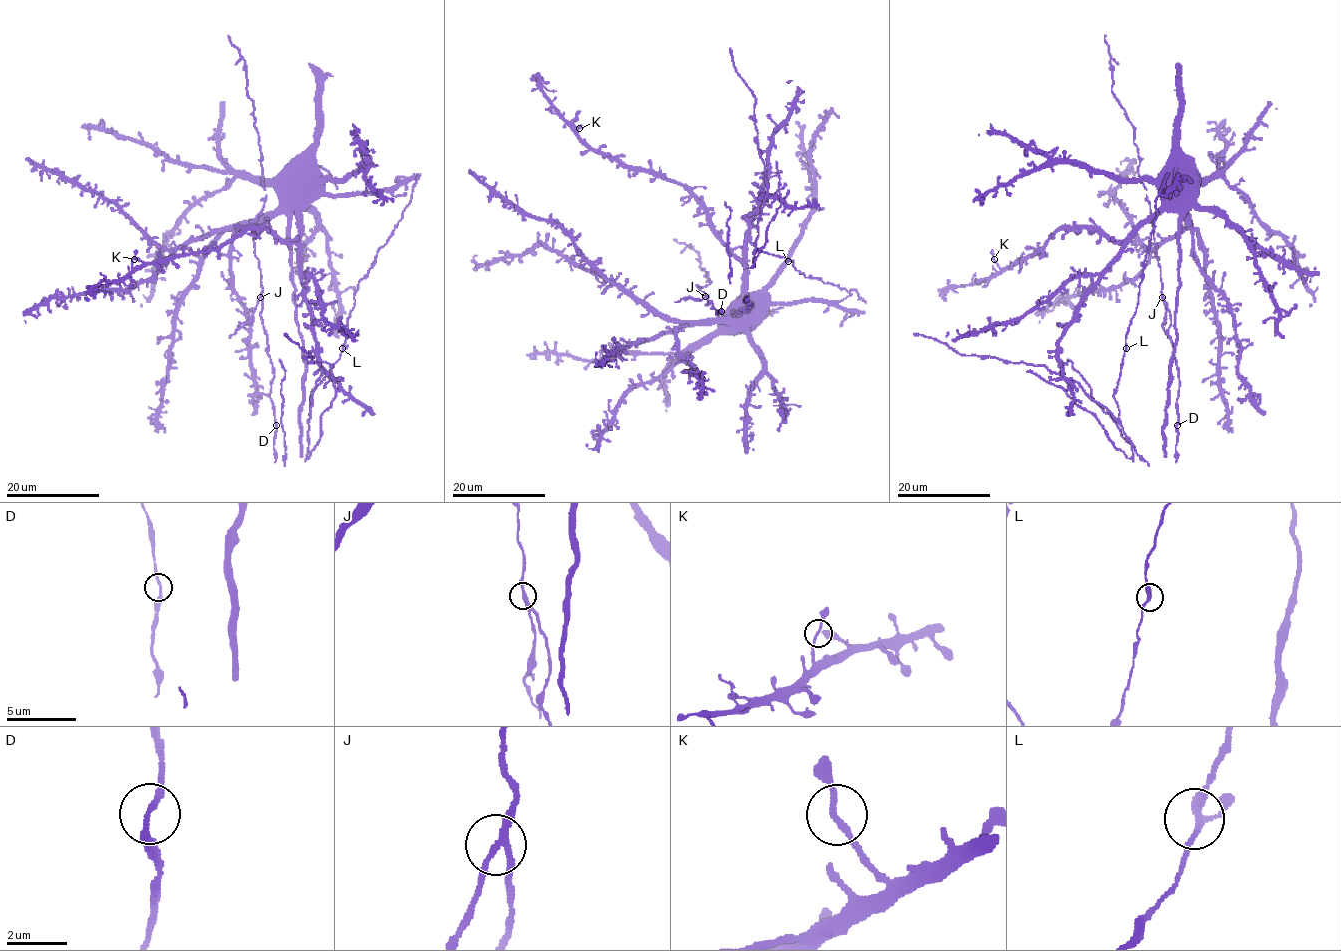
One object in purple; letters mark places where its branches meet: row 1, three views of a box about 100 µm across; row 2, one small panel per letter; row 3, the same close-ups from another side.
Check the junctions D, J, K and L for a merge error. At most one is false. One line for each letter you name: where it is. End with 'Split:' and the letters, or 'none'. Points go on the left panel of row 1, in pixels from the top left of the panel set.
J: (260, 297)
Split: J

